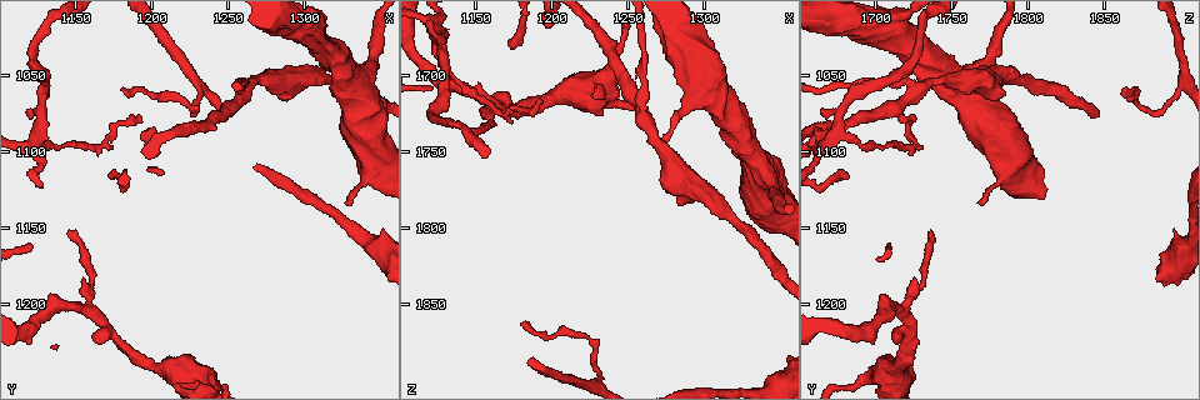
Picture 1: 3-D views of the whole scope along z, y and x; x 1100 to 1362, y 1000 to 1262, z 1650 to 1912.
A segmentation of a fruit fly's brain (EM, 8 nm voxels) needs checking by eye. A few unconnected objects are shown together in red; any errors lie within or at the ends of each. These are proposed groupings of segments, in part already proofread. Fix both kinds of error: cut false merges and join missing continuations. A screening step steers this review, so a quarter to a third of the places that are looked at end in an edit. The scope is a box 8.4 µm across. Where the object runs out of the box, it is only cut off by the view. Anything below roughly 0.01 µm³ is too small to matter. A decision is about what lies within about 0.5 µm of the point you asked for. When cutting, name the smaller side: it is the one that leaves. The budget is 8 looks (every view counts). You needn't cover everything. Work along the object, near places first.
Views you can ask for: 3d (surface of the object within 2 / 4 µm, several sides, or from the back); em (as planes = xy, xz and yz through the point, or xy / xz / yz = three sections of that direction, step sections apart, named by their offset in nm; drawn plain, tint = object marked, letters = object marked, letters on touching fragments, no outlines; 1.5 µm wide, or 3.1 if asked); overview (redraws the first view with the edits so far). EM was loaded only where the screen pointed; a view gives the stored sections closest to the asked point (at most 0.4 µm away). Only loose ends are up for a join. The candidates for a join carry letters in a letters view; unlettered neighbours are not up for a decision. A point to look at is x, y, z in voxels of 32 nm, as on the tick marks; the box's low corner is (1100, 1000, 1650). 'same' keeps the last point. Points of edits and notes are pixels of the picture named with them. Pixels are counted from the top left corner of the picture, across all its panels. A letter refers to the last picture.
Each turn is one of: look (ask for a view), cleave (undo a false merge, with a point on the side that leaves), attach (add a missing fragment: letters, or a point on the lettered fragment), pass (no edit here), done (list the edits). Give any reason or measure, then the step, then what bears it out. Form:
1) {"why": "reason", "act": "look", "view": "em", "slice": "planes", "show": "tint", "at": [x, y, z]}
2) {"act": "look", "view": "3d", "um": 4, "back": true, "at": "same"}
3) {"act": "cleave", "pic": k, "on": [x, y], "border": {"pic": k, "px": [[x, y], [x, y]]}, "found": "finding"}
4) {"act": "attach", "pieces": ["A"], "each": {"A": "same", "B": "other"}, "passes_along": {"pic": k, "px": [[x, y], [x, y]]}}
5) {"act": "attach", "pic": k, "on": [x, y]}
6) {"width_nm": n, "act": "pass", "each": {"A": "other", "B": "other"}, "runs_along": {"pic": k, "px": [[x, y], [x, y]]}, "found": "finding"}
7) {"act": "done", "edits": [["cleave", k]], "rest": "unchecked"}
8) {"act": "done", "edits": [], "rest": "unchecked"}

{"why": "thin end", "act": "look", "view": "em", "slice": "planes", "show": "letters", "at": [1180, 1058, 1862]}

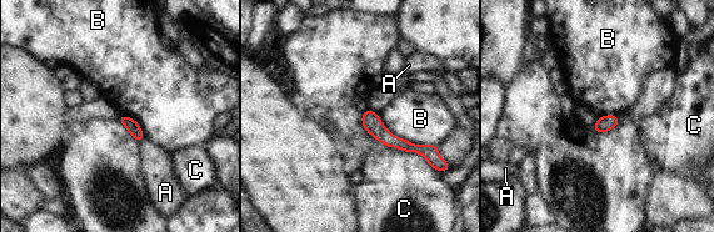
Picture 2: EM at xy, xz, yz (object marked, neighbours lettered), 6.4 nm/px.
{"act": "pass", "each": {"A": "other", "B": "other", "C": "other"}, "border": {"pic": 2, "px": [[377, 112], [393, 134], [437, 145]]}, "found": "none of them fits"}

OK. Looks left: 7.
{"why": "thin end", "act": "look", "view": "3d", "um": 2, "at": [1190, 1076, 1714]}

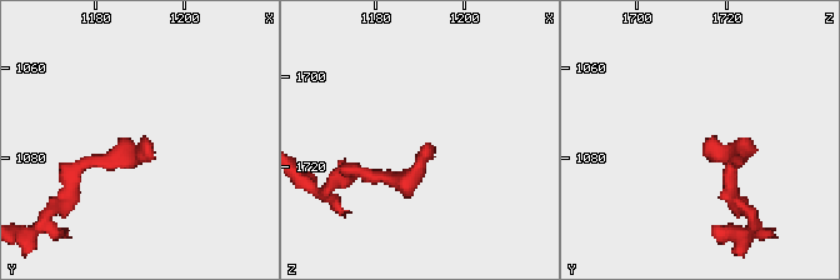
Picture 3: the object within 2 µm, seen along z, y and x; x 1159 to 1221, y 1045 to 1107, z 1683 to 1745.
{"why": "need the tissue", "act": "look", "view": "em", "slice": "yz", "step": 4, "show": "tint", "at": [1193, 1078, 1716]}

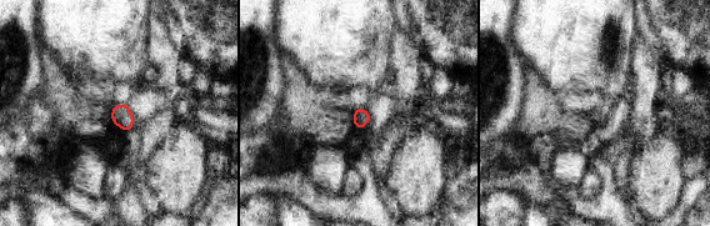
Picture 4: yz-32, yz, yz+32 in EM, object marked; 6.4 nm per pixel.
{"act": "look", "view": "em", "slice": "planes", "show": "letters", "at": "same"}

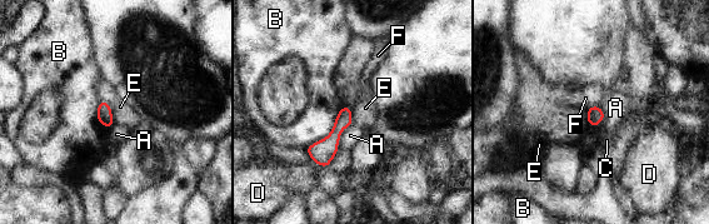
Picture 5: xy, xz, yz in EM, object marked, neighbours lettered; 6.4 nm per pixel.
{"act": "pass", "each": {"A": "other", "B": "other", "C": "other", "D": "other", "E": "other", "F": "other"}, "border": {"pic": 5, "px": [[111, 106], [111, 119], [115, 123]]}, "found": "none of them fits"}

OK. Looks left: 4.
{"why": "three-way junction", "act": "look", "view": "3d", "um": 4, "at": [1258, 1060, 1726]}

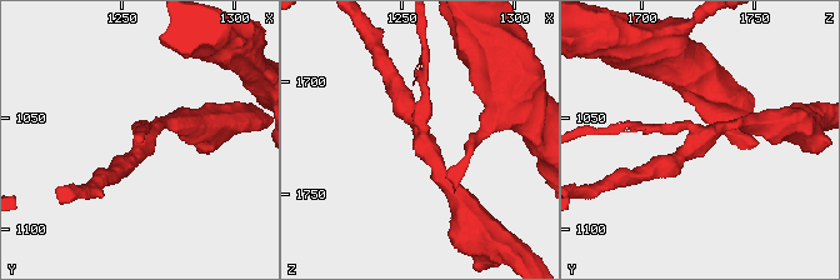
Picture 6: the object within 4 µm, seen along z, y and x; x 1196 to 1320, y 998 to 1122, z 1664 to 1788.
{"act": "look", "view": "em", "slice": "planes", "show": "letters", "at": [1259, 1061, 1725]}

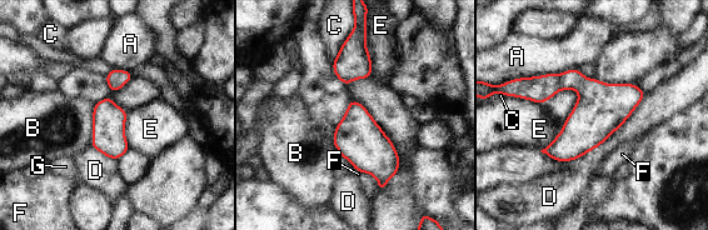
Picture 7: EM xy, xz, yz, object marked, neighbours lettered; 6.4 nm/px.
{"act": "pass", "each": {"A": "other", "B": "other", "C": "other", "D": "other", "E": "other", "F": "other", "G": "other"}, "border": {"pic": 7, "px": [[365, 36], [370, 78]]}, "found": "one neuron here"}

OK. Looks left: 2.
{"act": "done", "edits": [], "rest": "unchecked"}

